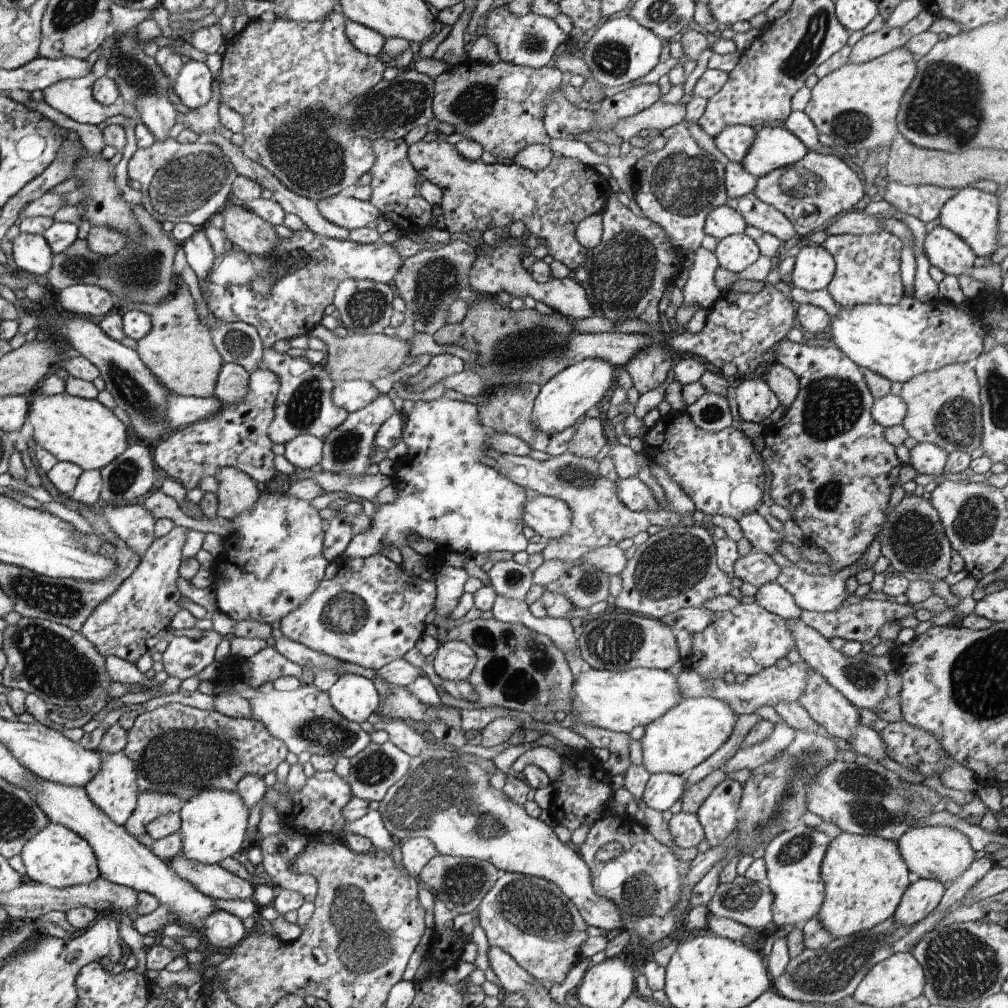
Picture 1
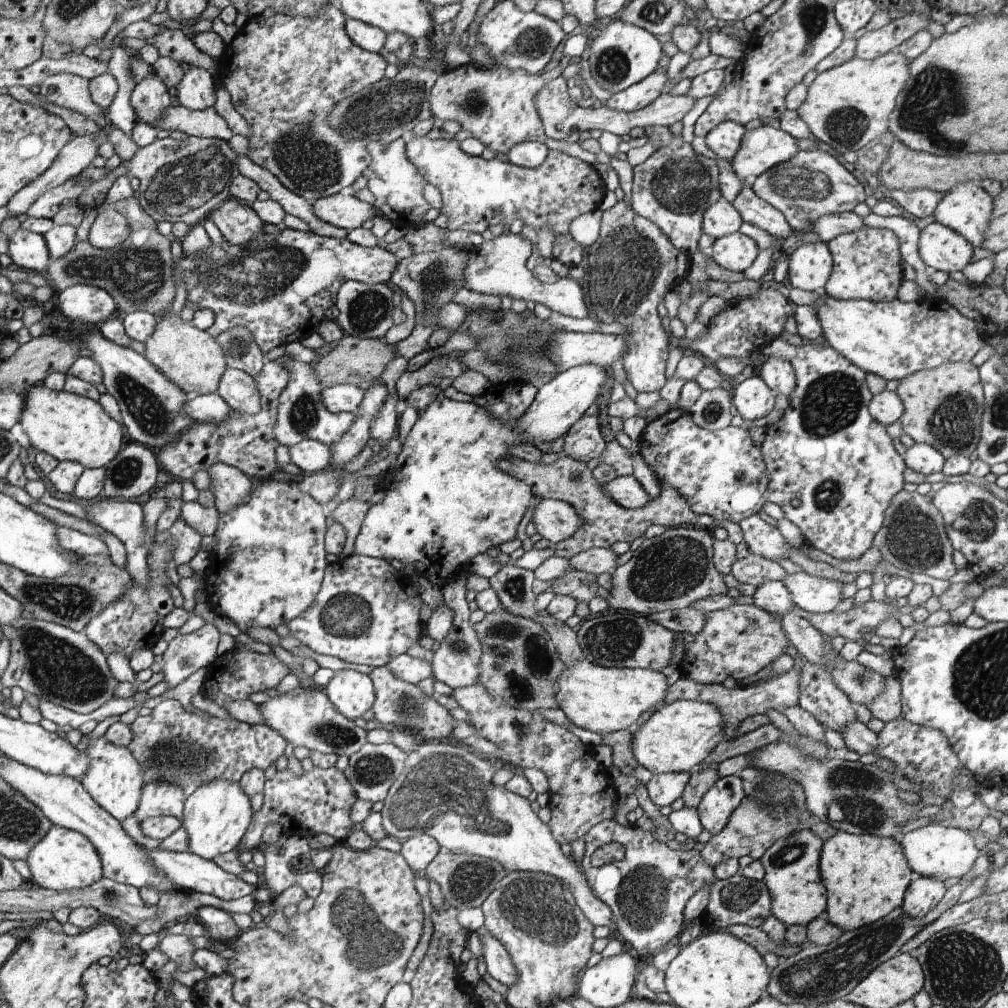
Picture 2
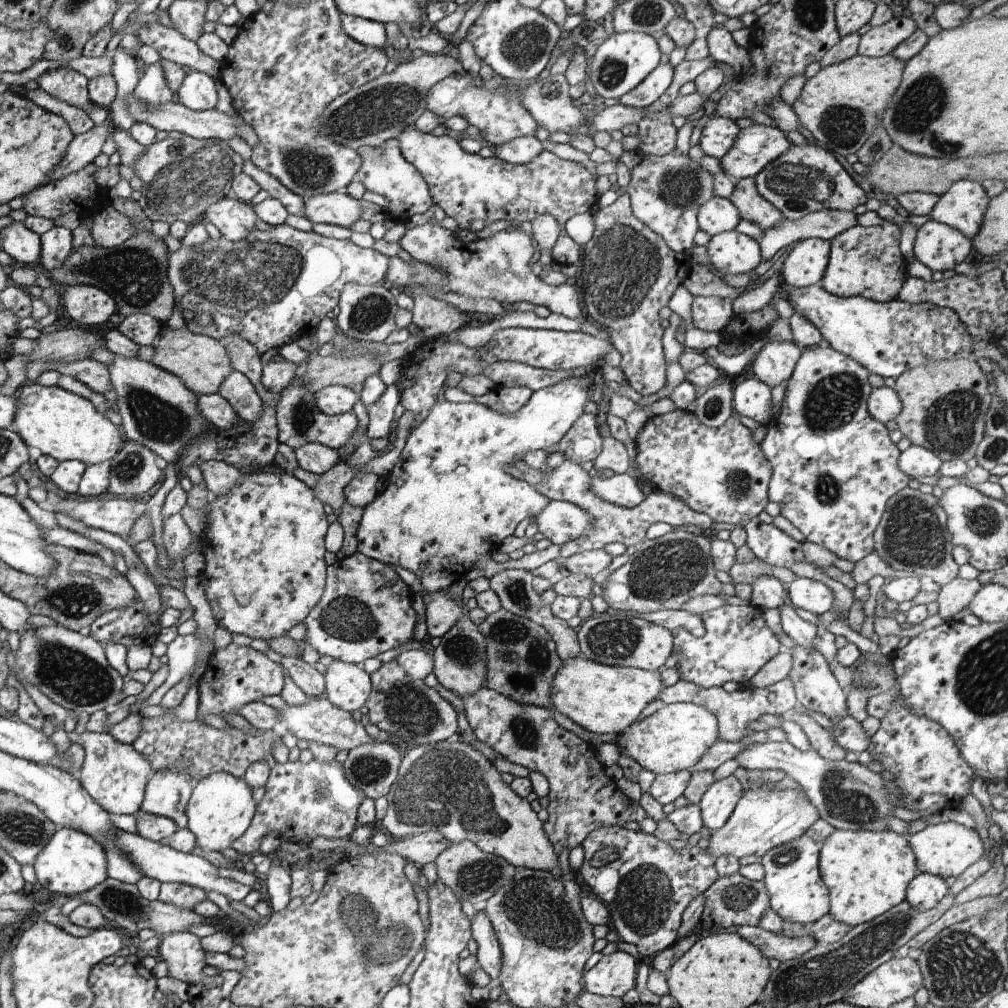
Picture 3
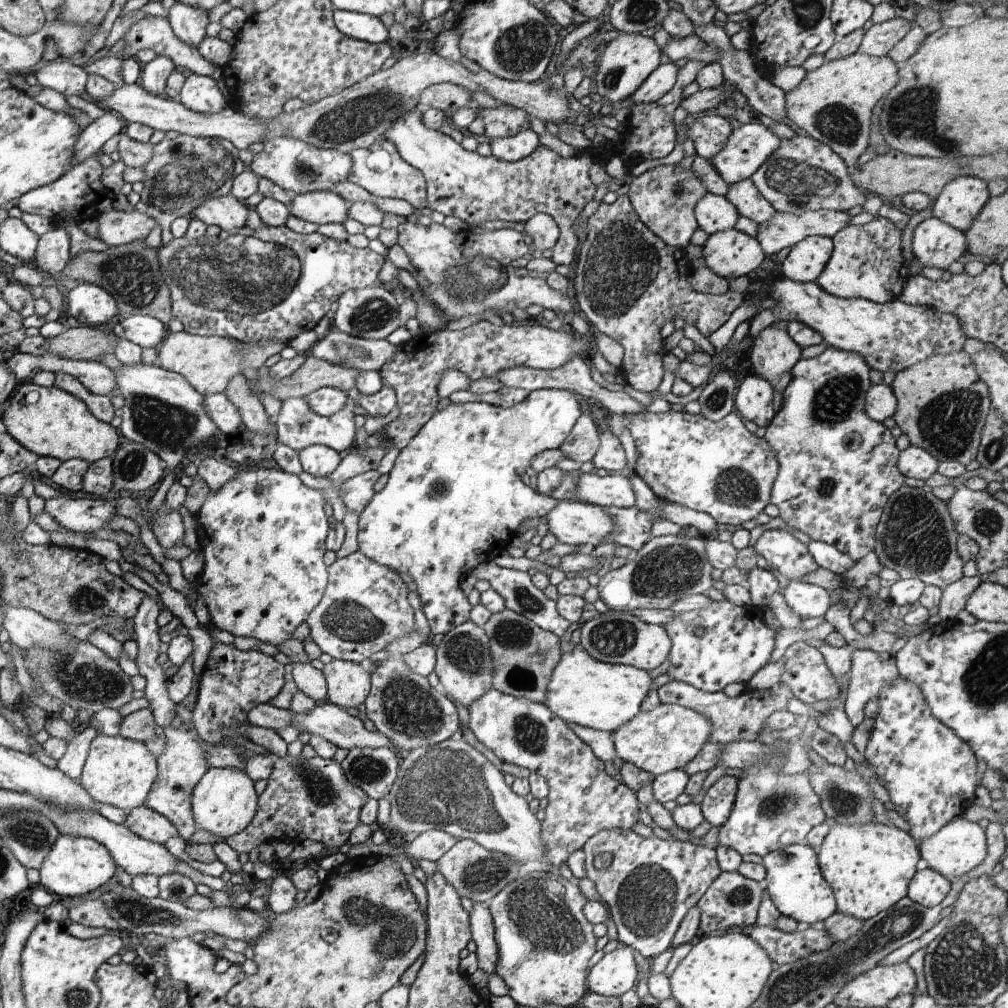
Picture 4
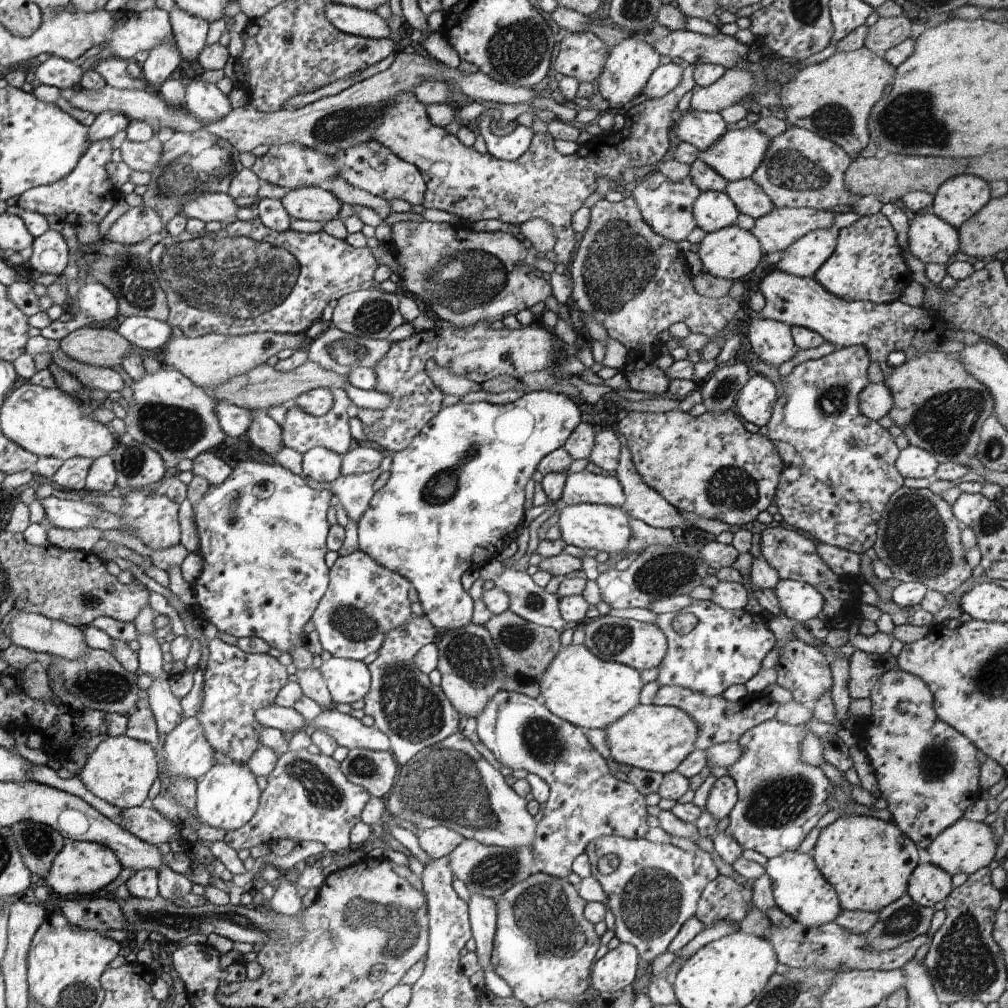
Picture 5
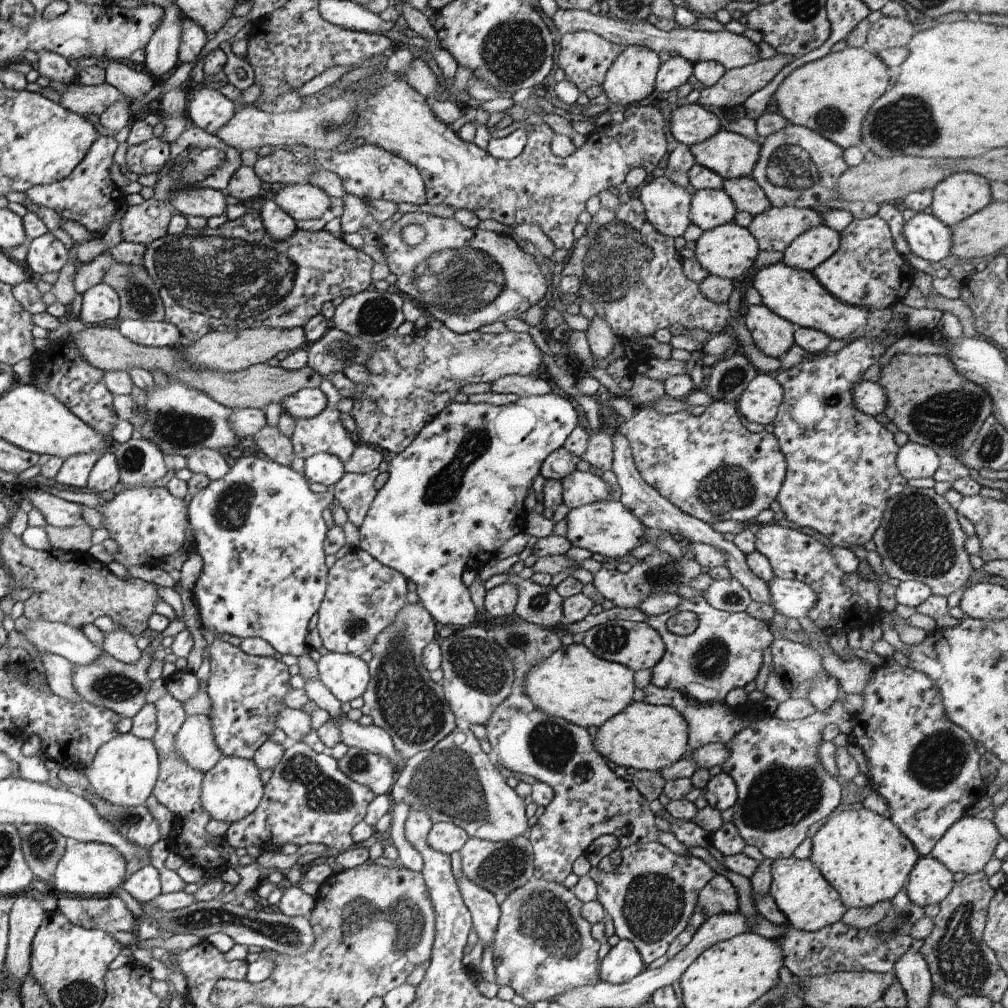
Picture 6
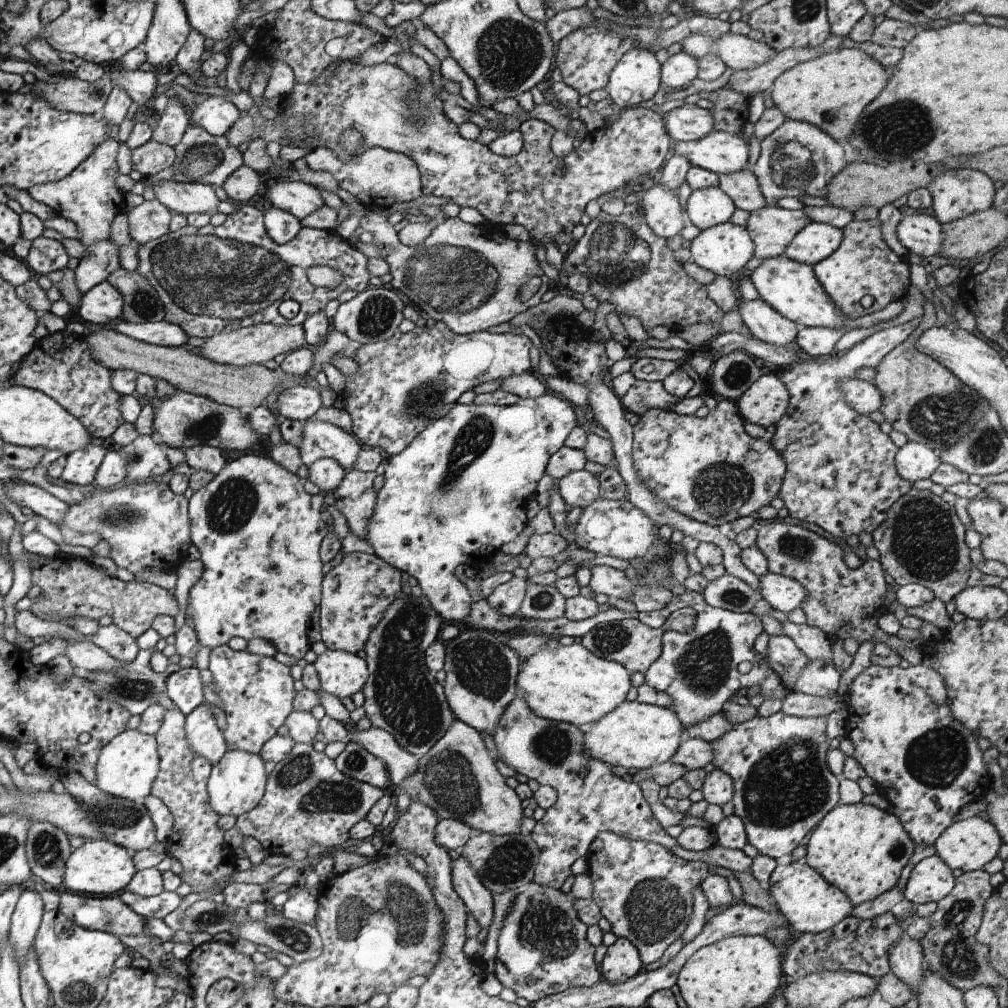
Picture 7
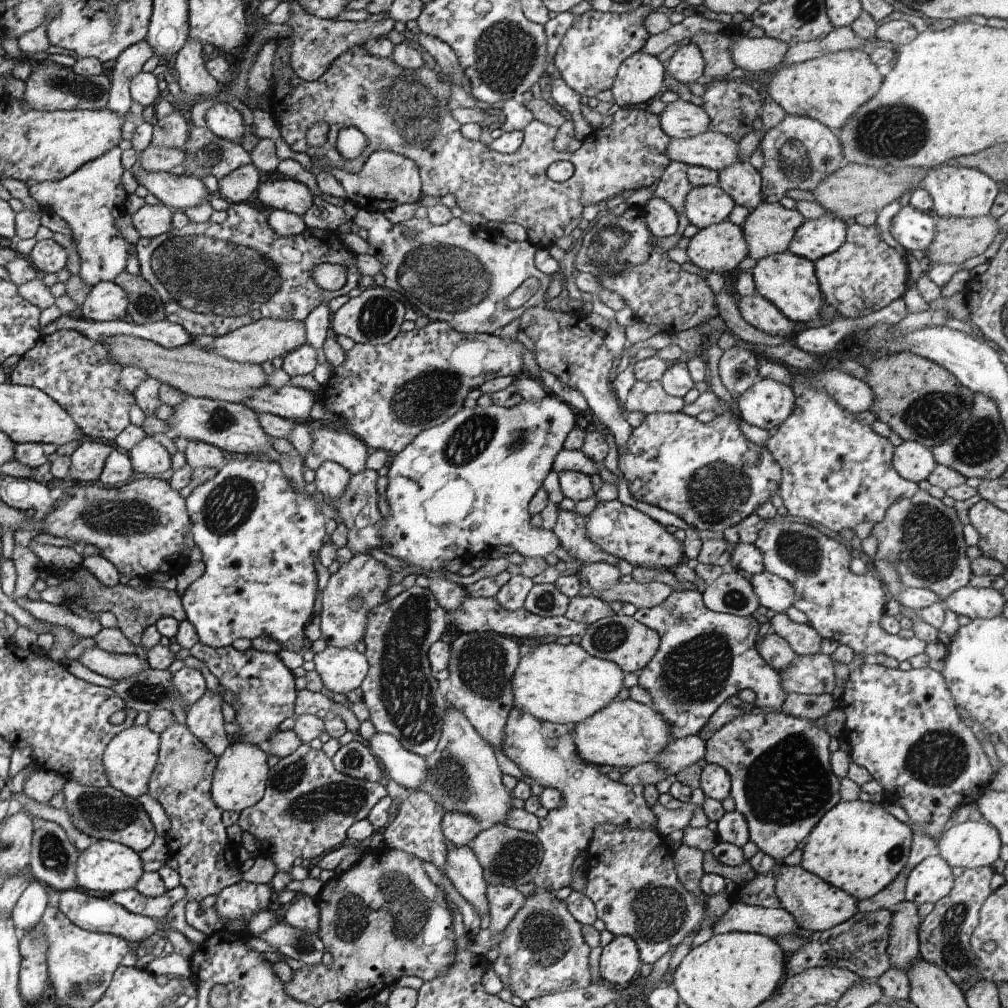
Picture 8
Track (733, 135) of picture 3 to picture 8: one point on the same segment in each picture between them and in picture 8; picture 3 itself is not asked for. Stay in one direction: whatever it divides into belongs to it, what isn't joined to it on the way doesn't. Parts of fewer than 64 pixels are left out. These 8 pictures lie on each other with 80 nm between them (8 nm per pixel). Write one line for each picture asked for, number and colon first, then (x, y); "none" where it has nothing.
4: (710, 133)
5: (700, 129)
6: (690, 124)
7: (689, 122)
8: (679, 119)

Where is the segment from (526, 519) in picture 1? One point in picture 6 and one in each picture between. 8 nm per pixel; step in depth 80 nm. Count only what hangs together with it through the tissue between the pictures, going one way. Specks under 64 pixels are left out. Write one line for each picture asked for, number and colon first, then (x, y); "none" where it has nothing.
2: (555, 520)
3: (560, 522)
4: (575, 523)
5: (605, 528)
6: (606, 527)

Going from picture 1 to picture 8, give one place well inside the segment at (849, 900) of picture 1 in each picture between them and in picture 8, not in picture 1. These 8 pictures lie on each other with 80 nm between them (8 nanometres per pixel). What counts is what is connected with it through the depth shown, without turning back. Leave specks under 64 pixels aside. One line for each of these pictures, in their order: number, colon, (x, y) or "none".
2: (866, 876)
3: (866, 873)
4: (869, 867)
5: (869, 862)
6: (865, 857)
7: (861, 849)
8: (858, 846)

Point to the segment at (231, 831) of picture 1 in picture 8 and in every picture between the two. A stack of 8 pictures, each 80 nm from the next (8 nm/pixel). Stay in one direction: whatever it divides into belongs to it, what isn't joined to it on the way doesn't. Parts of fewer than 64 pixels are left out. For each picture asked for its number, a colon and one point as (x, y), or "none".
2: (216, 816)
3: (220, 810)
4: (224, 802)
5: (227, 796)
6: (232, 790)
7: (236, 785)
8: (239, 781)

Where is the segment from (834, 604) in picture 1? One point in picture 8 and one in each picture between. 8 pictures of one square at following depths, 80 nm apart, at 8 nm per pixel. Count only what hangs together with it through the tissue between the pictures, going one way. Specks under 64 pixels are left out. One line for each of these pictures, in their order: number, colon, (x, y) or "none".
2: (815, 595)
3: (807, 594)
4: (809, 601)
5: (801, 601)
6: (793, 599)
7: (782, 593)
8: (775, 593)

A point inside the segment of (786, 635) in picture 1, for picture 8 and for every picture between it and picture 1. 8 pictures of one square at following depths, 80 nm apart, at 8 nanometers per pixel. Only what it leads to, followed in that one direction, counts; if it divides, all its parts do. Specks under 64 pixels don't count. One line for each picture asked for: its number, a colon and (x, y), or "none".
2: (739, 641)
3: (736, 643)
4: (712, 647)
5: (727, 647)
6: (725, 651)
7: (700, 670)
8: (704, 657)

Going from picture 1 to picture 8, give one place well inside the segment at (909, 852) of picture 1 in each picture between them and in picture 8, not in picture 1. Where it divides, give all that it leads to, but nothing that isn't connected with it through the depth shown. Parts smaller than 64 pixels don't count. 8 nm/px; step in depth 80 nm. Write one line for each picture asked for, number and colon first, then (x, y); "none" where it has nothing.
2: (935, 851)
3: (946, 850)
4: (958, 847)
5: (966, 846)
6: (968, 846)
7: (971, 844)
8: (971, 844)

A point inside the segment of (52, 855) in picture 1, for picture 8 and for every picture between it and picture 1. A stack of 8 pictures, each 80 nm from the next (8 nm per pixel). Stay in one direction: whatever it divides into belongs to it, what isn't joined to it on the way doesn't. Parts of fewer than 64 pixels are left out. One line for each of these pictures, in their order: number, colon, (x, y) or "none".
2: (65, 860)
3: (72, 862)
4: (76, 866)
5: (82, 867)
6: (89, 869)
7: (100, 866)
8: (106, 866)

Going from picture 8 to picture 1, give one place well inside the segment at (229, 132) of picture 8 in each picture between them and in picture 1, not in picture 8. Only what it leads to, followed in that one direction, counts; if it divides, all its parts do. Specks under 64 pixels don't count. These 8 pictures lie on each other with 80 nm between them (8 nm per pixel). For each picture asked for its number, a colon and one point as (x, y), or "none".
1: (193, 86)
2: (195, 91)
3: (198, 91)
4: (200, 93)
5: (204, 100)
6: (208, 109)
7: (216, 115)

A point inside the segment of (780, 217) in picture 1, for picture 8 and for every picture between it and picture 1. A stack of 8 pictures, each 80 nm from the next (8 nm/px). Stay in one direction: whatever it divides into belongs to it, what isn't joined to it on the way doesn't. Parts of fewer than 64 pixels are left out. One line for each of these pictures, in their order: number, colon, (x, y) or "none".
2: (753, 210)
3: (751, 206)
4: (744, 195)
5: (748, 197)
6: (746, 193)
7: (742, 186)
8: (742, 181)

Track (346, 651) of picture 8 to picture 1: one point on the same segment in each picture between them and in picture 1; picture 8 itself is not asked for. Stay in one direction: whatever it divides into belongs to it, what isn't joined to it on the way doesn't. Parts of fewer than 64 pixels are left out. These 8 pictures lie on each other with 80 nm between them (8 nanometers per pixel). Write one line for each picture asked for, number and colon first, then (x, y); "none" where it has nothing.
1: (355, 698)
2: (352, 693)
3: (348, 687)
4: (348, 684)
5: (348, 681)
6: (347, 677)
7: (342, 673)

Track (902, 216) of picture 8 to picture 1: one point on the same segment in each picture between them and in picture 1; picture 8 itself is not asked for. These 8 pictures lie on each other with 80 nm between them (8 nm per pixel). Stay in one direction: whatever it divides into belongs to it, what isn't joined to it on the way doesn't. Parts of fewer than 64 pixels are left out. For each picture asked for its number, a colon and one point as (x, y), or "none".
1: (944, 249)
2: (943, 249)
3: (940, 247)
4: (934, 243)
5: (930, 239)
6: (928, 238)
7: (921, 233)

